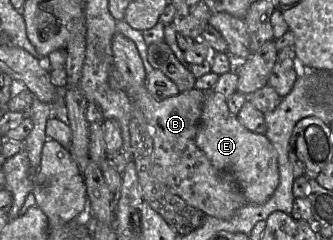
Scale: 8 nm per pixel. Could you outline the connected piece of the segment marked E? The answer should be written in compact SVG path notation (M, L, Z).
M213 90L205 91L196 145L216 169L232 175L248 204L264 204L279 183L277 153L264 134L254 133L241 124L230 112L226 101L223 95Z

